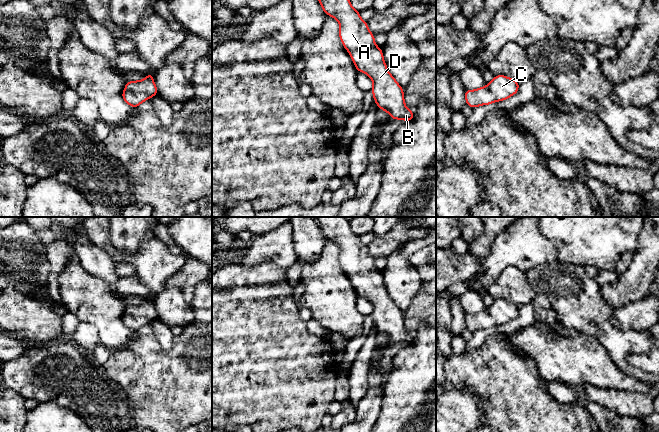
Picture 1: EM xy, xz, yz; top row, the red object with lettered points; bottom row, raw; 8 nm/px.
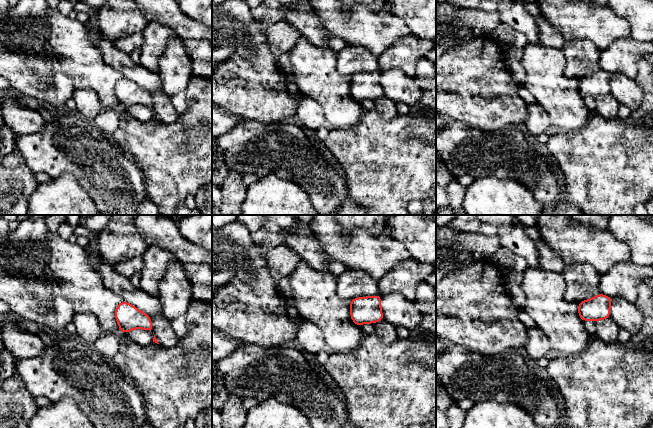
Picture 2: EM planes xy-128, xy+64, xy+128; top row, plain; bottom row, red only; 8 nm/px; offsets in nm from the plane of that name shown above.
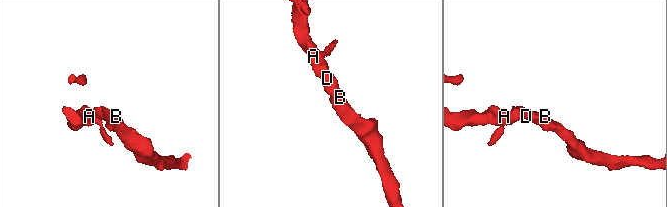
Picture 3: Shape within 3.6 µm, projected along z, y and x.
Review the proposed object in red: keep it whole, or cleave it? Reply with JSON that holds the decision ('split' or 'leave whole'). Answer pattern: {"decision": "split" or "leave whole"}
{"decision": "leave whole"}

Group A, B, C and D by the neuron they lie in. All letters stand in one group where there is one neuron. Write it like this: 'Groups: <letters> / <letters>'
Groups: A B C D

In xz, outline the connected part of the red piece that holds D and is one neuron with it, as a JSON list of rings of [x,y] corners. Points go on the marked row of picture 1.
[[[318,0],[326,15],[340,24],[339,37],[358,72],[366,73],[373,81],[372,94],[378,107],[387,111],[391,119],[414,119],[414,112],[404,103],[403,88],[389,73],[382,49],[375,45],[368,23],[363,21],[349,0]]]

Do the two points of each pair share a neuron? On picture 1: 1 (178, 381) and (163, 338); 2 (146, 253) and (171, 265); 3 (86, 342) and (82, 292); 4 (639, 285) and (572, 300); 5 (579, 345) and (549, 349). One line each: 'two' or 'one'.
1: two
2: one
3: two
4: two
5: one

